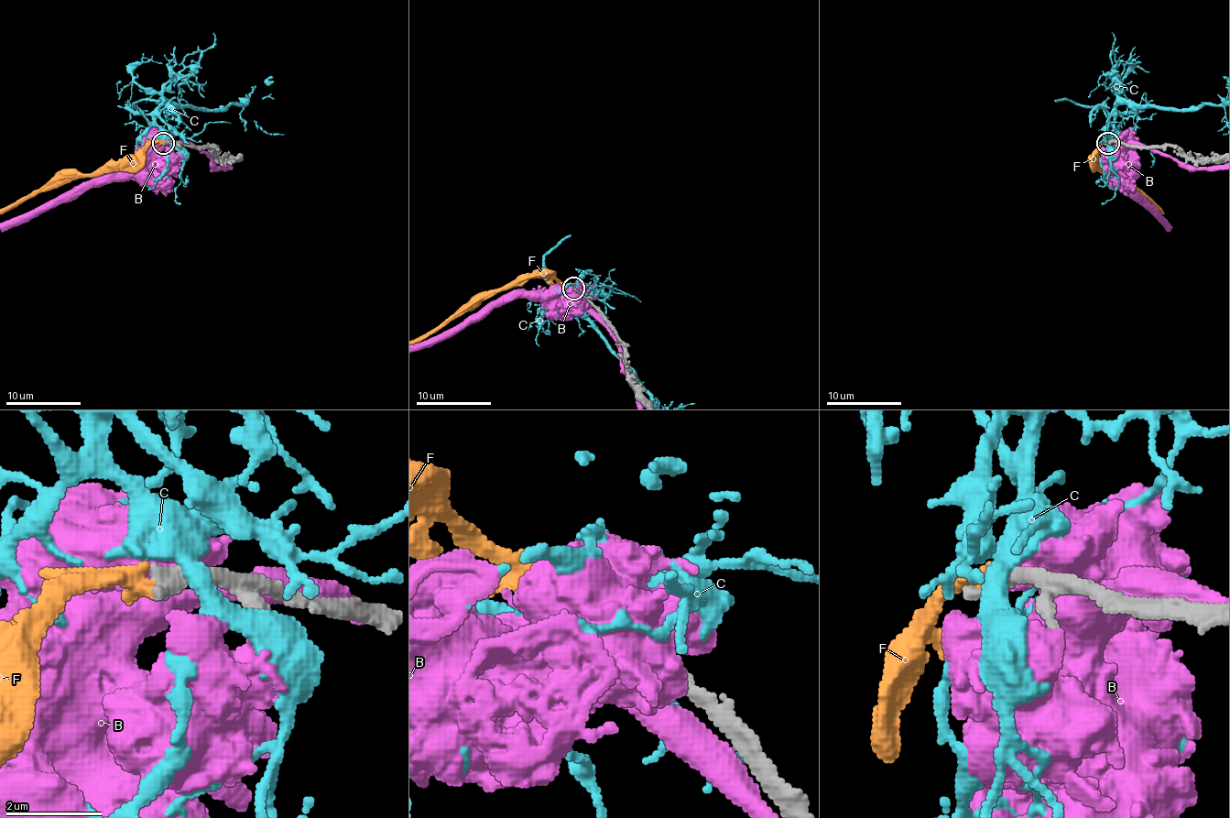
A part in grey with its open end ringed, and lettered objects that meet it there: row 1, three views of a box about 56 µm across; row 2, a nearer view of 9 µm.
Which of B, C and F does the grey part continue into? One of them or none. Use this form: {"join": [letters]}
{"join": ["F"]}

